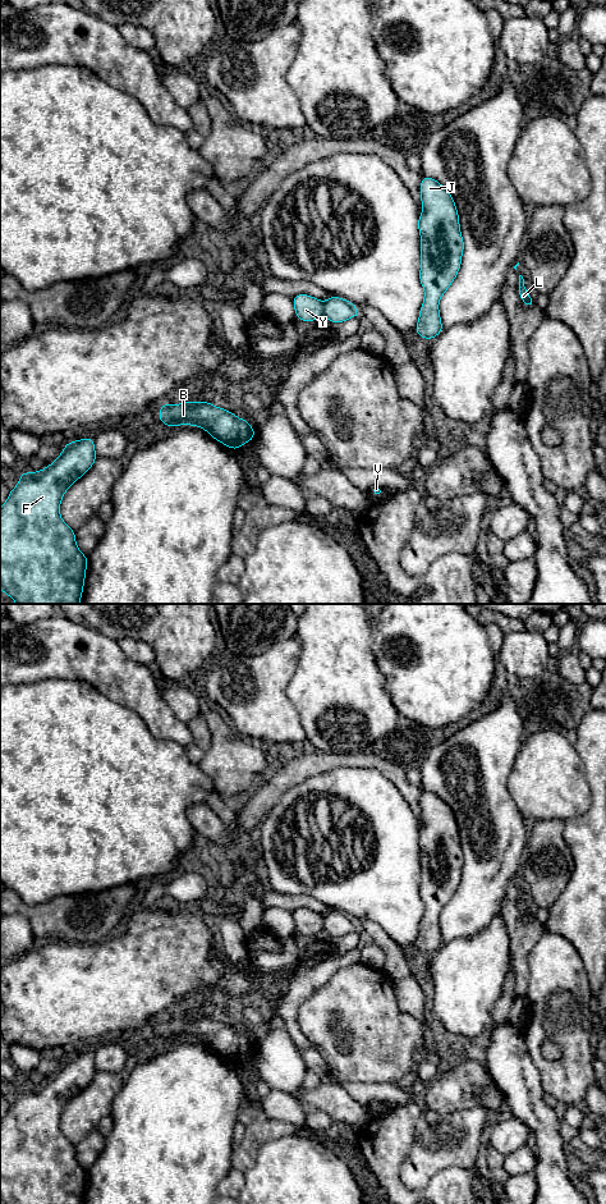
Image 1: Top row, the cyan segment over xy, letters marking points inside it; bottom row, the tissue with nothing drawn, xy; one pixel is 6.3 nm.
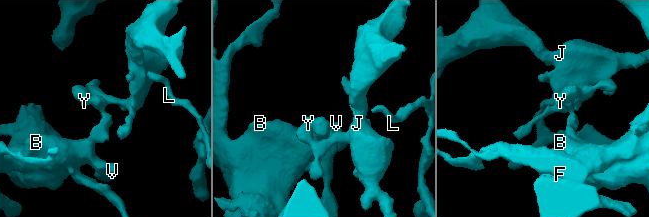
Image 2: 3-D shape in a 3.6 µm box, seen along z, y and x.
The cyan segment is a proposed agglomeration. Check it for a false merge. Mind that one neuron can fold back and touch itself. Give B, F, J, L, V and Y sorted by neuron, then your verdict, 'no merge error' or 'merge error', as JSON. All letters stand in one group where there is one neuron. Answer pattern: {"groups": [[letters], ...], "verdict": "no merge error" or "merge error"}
{"groups": [["B", "F", "L", "V"], ["J", "Y"]], "verdict": "merge error"}

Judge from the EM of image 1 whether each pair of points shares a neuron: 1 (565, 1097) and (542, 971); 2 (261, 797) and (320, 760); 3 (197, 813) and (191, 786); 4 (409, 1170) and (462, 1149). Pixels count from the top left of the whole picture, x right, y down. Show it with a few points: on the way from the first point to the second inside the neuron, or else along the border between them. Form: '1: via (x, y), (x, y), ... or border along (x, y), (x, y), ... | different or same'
1: via (569, 1066), (569, 1024), (559, 1012), (559, 1002) | same
2: via (275, 786), (292, 769), (306, 765) | same
3: border along (209, 801), (193, 804), (187, 811), (196, 832) | different
4: via (422, 1162), (435, 1149), (449, 1149) | same

